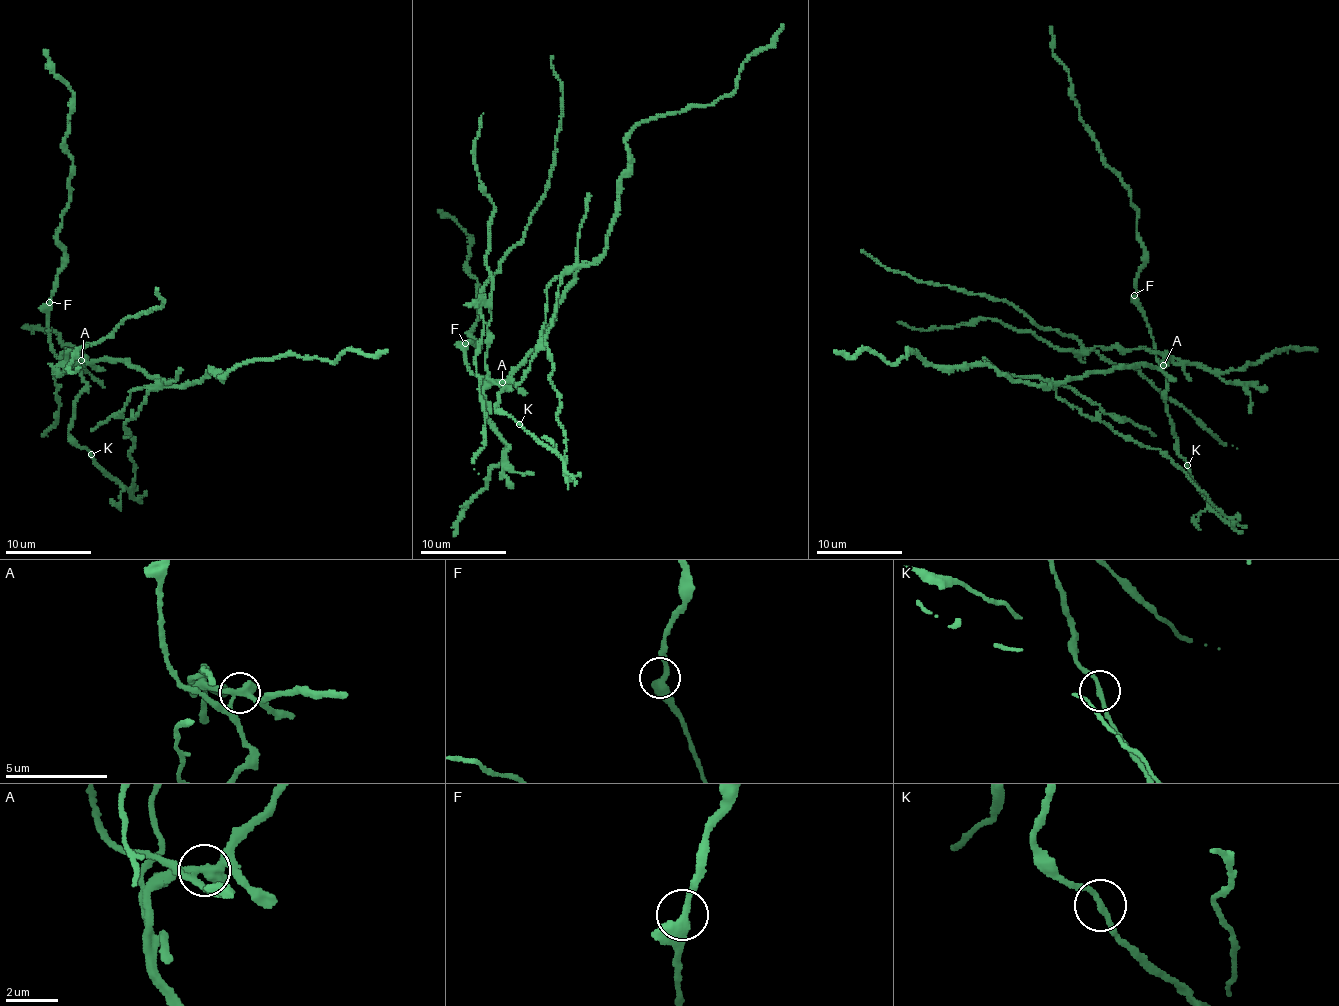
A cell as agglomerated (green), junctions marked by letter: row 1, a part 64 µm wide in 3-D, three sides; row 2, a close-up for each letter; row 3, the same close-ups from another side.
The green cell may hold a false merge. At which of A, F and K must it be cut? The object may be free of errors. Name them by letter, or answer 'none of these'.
A

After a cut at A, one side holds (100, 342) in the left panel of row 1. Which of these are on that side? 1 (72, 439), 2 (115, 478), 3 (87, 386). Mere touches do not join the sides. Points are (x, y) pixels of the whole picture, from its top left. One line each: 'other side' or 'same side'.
1: other side
2: other side
3: other side

